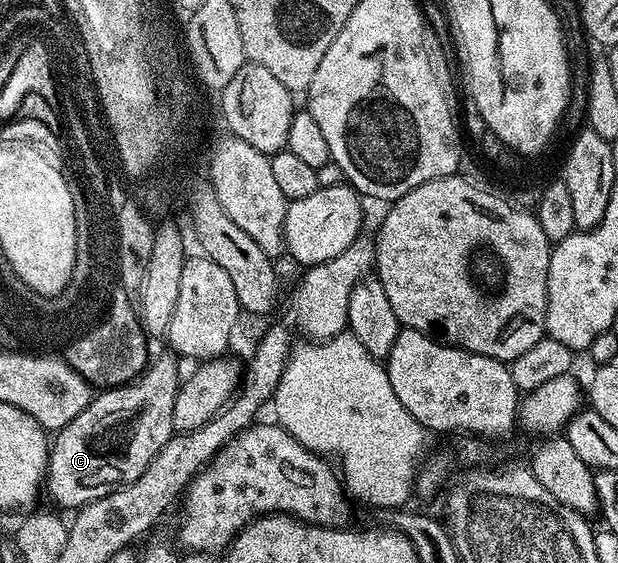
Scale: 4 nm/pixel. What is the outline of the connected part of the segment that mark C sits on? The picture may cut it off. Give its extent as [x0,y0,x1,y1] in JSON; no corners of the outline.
[46,356,182,511]

